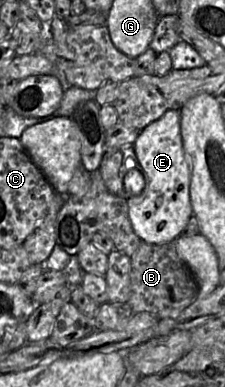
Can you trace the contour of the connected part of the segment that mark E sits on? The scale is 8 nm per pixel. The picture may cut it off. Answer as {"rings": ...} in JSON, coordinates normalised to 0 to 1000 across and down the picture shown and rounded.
{"rings":[[[796,282],[738,287],[636,331],[591,380],[613,437],[640,452],[631,499],[578,506],[569,550],[600,602],[636,625],[733,630],[778,623],[822,592],[858,537],[844,512],[849,442],[813,380]]]}

